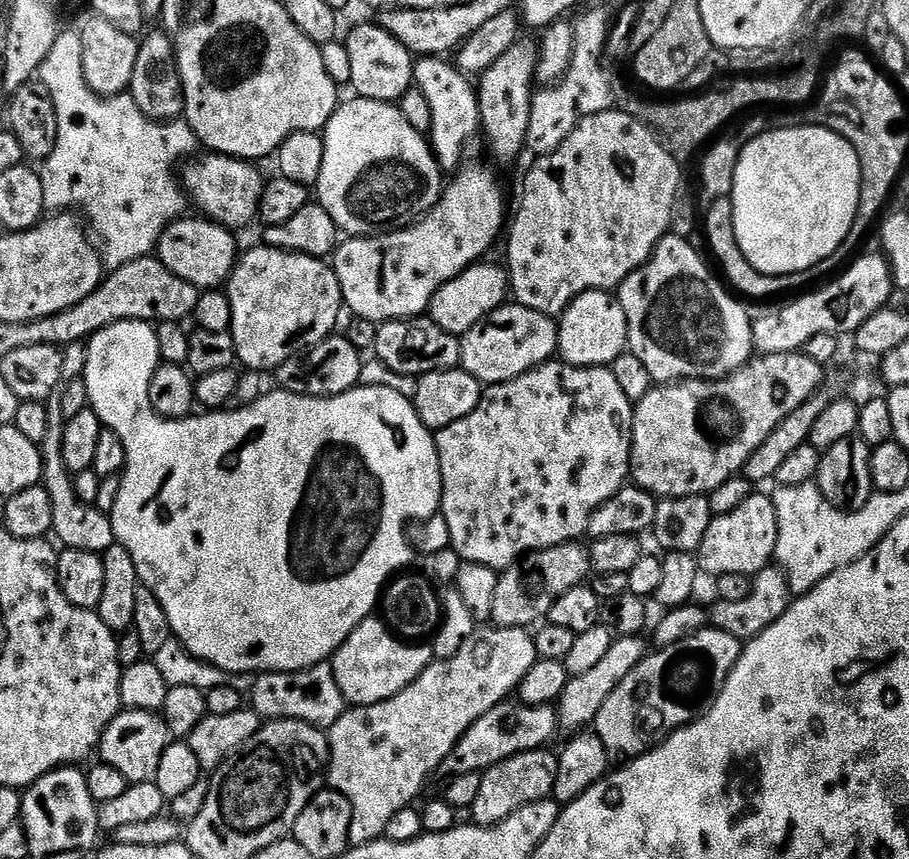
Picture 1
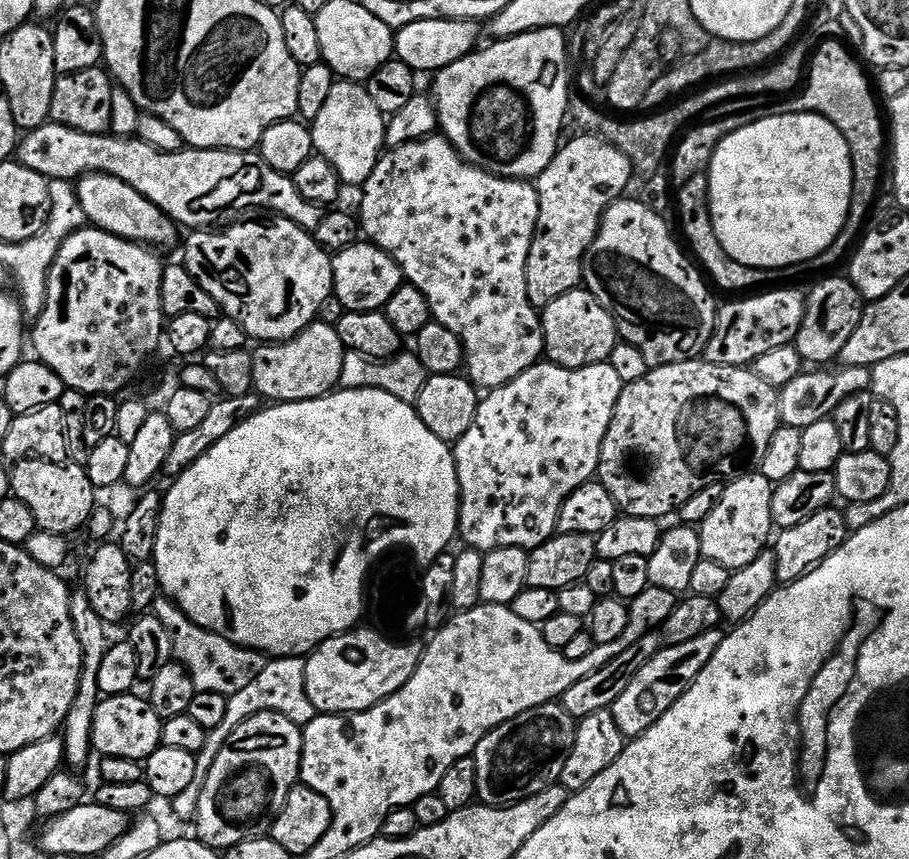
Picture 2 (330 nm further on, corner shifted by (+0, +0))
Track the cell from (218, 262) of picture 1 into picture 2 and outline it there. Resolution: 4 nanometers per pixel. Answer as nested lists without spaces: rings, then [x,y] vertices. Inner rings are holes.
[[[92,172],[80,177],[75,185],[76,197],[84,211],[84,219],[91,227],[101,228],[120,236],[123,240],[135,240],[137,244],[151,246],[153,249],[168,248],[176,240],[178,225],[175,220],[162,211],[154,202],[150,202],[134,186],[122,182],[122,178],[107,176],[101,172]]]

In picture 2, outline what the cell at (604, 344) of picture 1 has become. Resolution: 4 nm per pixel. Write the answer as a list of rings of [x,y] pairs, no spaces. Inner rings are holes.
[[[573,290],[551,300],[542,309],[544,350],[547,359],[563,368],[585,368],[603,364],[618,342],[616,323],[611,312],[600,305],[587,290]]]

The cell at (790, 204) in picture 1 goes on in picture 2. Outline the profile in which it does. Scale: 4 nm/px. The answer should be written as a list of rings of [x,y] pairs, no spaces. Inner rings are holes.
[[[791,112],[781,116],[771,114],[761,115],[753,124],[742,126],[734,130],[725,140],[716,147],[716,153],[712,159],[712,164],[707,170],[708,178],[708,205],[712,211],[712,221],[714,222],[714,234],[718,234],[718,242],[722,242],[722,250],[734,258],[734,262],[742,262],[742,266],[751,268],[785,268],[795,264],[805,264],[810,262],[810,258],[818,258],[842,234],[842,226],[846,226],[846,218],[850,214],[850,202],[852,201],[852,181],[854,179],[854,169],[852,166],[852,151],[842,138],[838,126],[830,122],[824,116],[819,116],[813,112]]]

